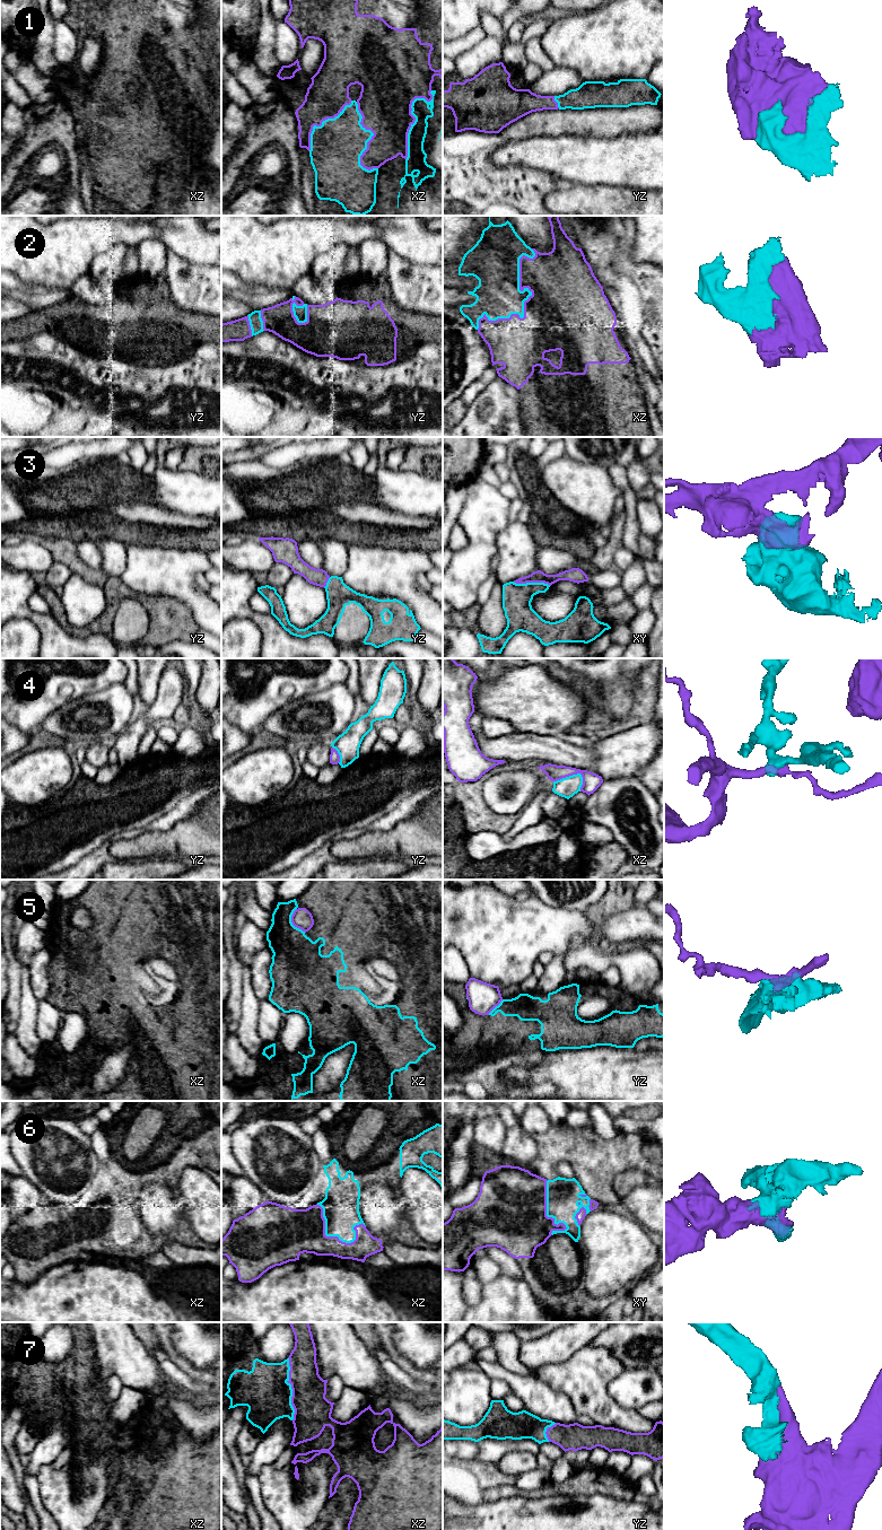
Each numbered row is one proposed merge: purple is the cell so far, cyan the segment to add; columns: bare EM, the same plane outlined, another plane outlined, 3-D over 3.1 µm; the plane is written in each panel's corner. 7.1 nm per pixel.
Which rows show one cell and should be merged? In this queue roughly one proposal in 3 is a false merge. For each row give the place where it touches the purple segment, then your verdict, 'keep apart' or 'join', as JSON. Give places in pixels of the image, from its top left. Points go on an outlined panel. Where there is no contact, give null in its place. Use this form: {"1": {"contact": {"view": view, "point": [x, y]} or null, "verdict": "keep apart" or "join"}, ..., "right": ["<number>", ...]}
{"1": {"contact": {"view": "xz", "point": [415, 117]}, "verdict": "join"}, "2": {"contact": {"view": "xz", "point": [527, 299]}, "verdict": "join"}, "3": {"contact": {"view": "xy", "point": [532, 582]}, "verdict": "keep apart"}, "4": {"contact": {"view": "xz", "point": [568, 776]}, "verdict": "keep apart"}, "5": {"contact": {"view": "xz", "point": [291, 921]}, "verdict": "keep apart"}, "6": {"contact": {"view": "xz", "point": [335, 1236]}, "verdict": "join"}, "7": {"contact": {"view": "xz", "point": [291, 1388]}, "verdict": "join"}, "right": ["1", "2", "6", "7"]}

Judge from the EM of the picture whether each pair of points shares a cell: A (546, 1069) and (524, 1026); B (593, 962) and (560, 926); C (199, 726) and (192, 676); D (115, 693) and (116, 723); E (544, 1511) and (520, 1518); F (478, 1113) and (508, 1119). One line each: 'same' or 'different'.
A: different
B: different
C: same
D: same
E: same
F: same

